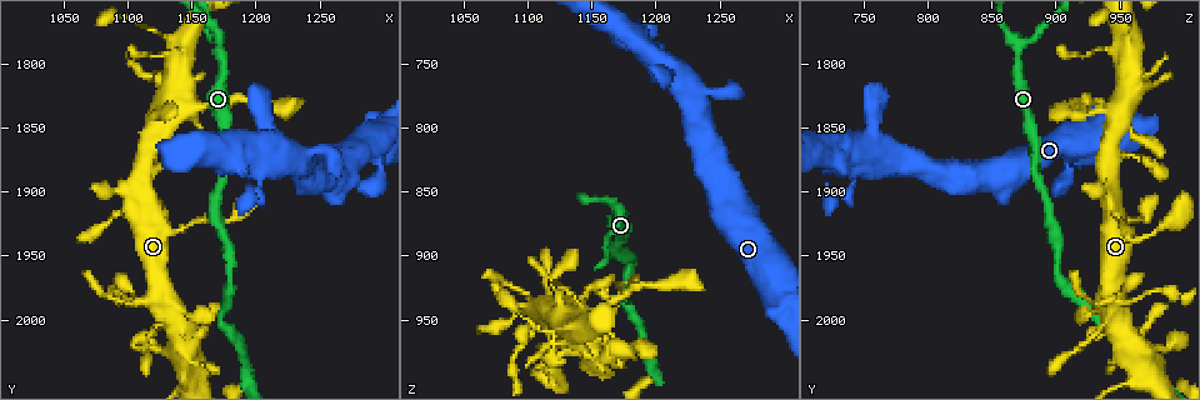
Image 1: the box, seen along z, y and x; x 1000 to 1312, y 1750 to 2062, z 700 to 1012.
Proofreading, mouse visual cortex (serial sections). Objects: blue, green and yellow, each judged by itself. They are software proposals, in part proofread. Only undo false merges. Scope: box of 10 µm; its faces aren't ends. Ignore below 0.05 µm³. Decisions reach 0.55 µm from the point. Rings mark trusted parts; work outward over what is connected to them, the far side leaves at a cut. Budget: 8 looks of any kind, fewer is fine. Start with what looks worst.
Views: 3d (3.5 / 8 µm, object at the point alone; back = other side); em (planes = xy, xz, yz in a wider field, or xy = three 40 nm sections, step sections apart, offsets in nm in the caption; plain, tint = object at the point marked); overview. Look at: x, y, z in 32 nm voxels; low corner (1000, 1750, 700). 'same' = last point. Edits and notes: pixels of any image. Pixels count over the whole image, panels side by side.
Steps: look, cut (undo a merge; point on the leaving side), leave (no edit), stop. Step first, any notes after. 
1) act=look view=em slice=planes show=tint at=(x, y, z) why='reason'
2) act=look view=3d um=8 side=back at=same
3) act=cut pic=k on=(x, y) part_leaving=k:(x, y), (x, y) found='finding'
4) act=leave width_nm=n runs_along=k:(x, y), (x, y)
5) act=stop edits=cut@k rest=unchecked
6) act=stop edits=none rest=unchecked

act=look view=3d um=8 at=(1170, 1788, 872) why='three arms meet'

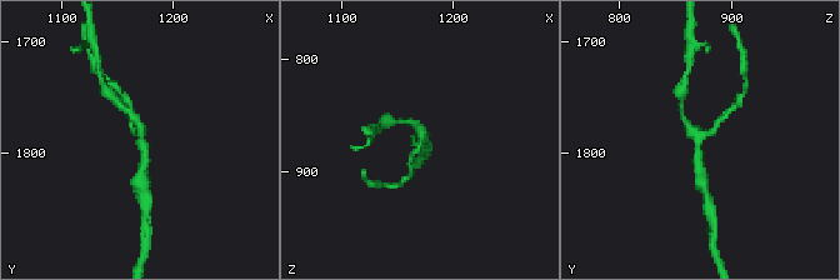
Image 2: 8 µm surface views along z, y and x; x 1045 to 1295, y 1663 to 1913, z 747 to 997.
act=look view=em slice=planes show=tint at=same arms=3 arm_widths_nm=150,200,250

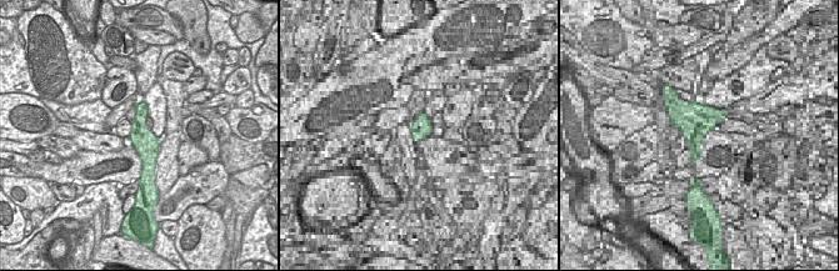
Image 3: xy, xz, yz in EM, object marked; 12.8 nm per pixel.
act=leave width_nm=320 runs_along=2:(703, 184), (696, 136), (683, 113) found='all the same cell'

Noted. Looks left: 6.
act=look view=3d um=3.5 at=(1244, 1868, 772) why='calibre changes'

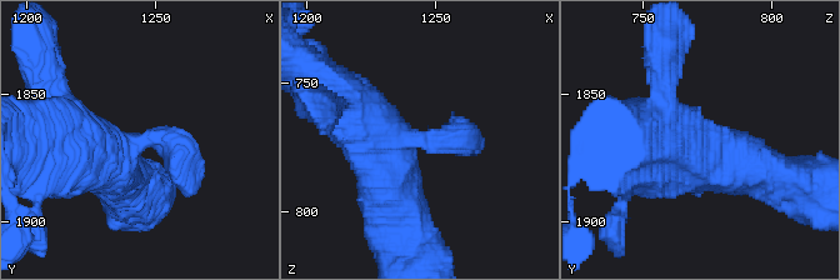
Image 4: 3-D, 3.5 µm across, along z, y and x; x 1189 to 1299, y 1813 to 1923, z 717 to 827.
act=look view=em slice=xy step=5 show=tint at=(1245, 1867, 772) why='shape alone is not enough'

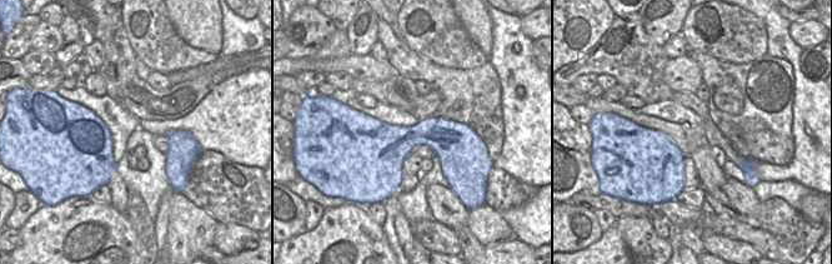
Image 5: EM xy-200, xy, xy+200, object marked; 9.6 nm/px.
act=look view=em slice=xy step=2 show=tint at=same

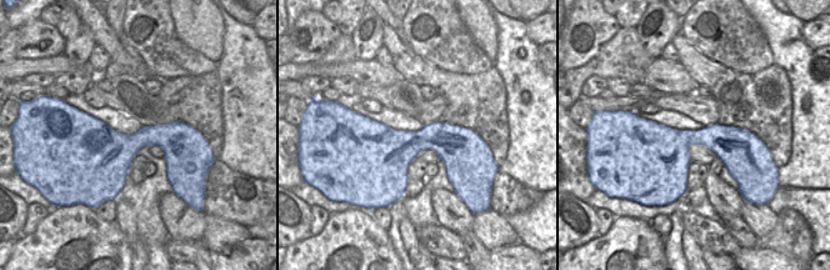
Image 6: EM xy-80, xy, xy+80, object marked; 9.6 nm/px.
act=leave found='one cell here'

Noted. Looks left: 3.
act=look view=3d um=3.5 at=(1114, 1984, 940) why='abrupt turn'

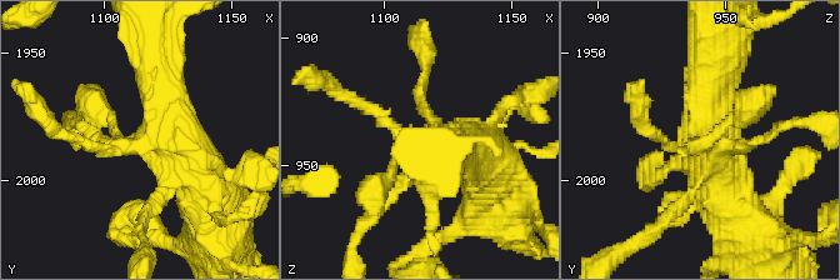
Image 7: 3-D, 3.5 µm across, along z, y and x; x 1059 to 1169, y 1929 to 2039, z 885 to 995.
act=leave runs_along=7:(160, 84), (214, 230) found='continuous, no second cell'

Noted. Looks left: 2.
act=look view=3d um=3.5 at=(1144, 2036, 966) why='calibre changes'

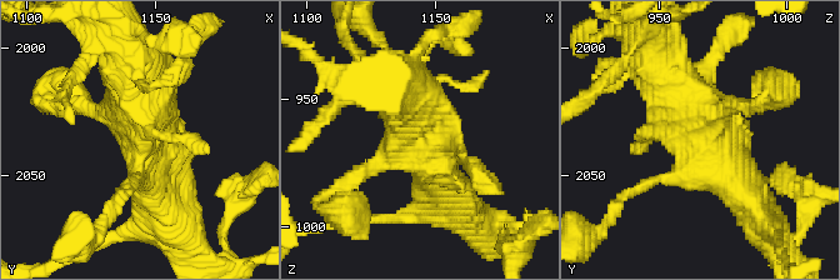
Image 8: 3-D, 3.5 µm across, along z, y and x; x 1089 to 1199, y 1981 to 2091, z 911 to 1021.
act=look view=em slice=xy step=1 show=tint at=(1145, 2037, 966) why='now the EM'

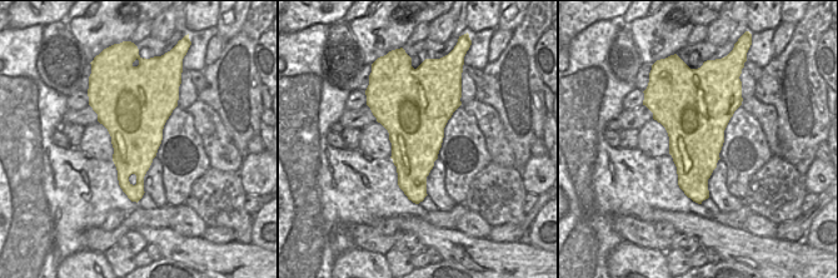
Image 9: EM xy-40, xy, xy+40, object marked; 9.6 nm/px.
act=leave runs_along=8:(654, 50), (740, 193) found='one cell here'

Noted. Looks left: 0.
act=stop edits=none rest=unchecked

